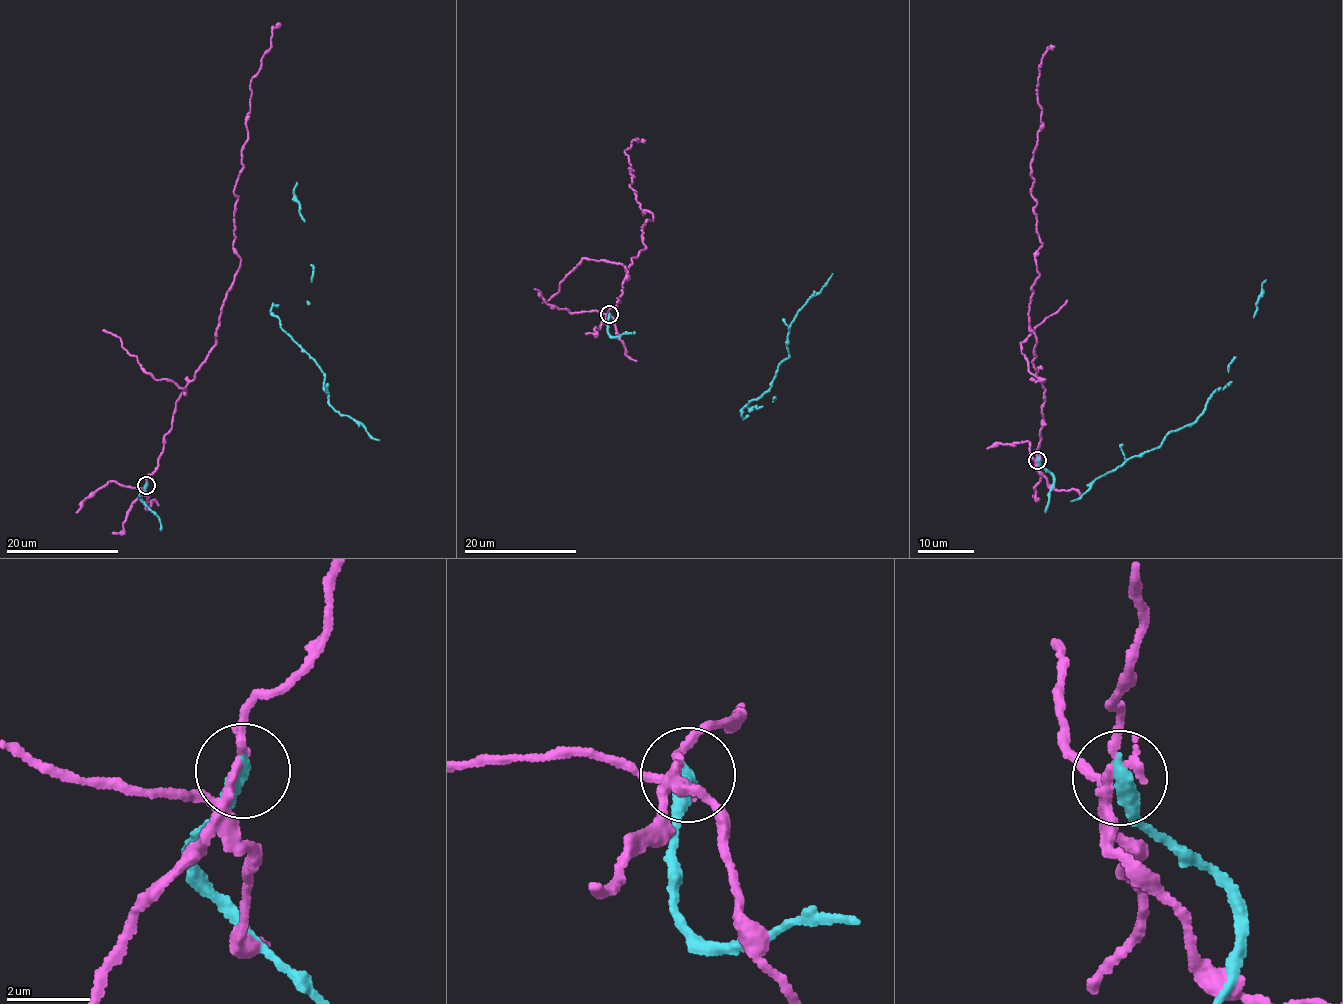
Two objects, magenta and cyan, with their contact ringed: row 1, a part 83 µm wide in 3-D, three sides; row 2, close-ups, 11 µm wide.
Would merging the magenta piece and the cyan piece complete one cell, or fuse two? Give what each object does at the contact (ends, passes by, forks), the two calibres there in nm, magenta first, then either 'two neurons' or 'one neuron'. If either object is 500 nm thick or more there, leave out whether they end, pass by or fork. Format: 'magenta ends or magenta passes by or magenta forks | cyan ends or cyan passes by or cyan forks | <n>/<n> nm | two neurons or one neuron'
magenta forks | cyan ends | 180/400 nm | two neurons

